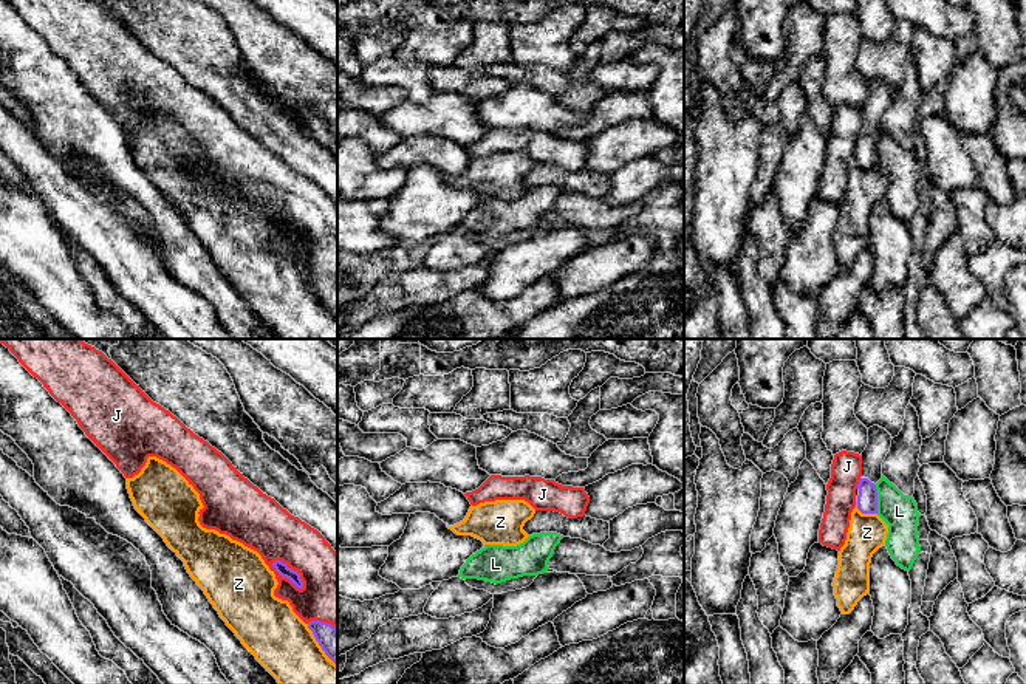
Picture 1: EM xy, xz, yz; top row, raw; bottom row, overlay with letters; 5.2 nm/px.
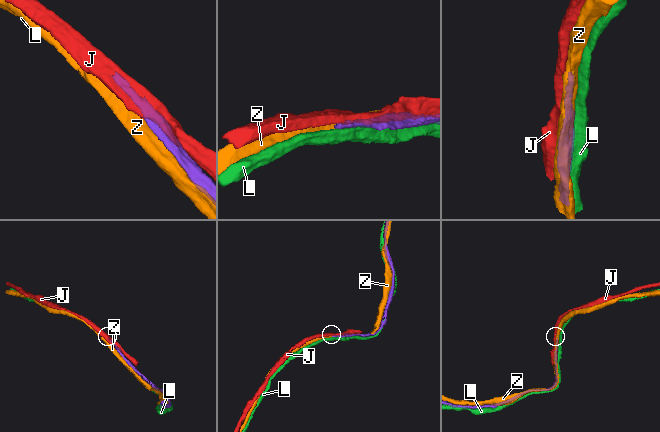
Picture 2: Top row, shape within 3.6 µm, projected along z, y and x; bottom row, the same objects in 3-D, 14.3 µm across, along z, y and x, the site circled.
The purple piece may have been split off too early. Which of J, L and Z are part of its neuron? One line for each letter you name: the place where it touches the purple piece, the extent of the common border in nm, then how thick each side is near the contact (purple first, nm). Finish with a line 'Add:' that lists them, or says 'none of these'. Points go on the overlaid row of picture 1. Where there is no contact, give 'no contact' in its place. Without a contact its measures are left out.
Add: none of these

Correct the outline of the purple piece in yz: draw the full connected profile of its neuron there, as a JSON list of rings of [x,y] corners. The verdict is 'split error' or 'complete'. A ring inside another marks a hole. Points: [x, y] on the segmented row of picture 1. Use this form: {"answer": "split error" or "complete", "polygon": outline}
{"answer": "split error", "polygon": [[[879,427],[868,429],[868,444],[862,452],[862,477],[856,489],[856,508],[862,514],[877,514],[876,483],[882,478],[882,463],[891,447],[891,435]]]}

